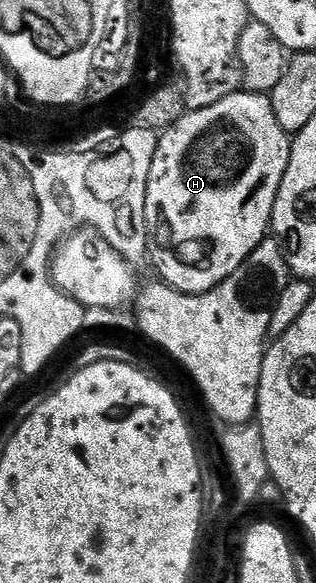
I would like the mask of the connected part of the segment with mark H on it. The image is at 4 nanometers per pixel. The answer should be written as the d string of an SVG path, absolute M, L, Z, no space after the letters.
M237 91L226 95L226 99L218 99L218 103L214 103L210 107L202 107L201 109L194 109L185 112L183 117L179 117L170 128L163 130L159 134L159 141L157 143L157 153L154 155L153 166L150 167L149 185L146 187L146 203L145 203L145 219L146 227L148 228L148 252L147 256L152 257L152 265L157 269L159 280L168 285L172 289L177 289L180 293L209 293L214 287L218 287L218 283L222 283L234 271L238 271L238 267L242 267L242 263L250 256L259 245L265 241L269 236L270 226L272 224L272 212L274 211L274 203L278 199L278 187L282 183L282 179L286 175L286 167L290 163L290 151L292 150L292 137L285 129L278 123L278 119L272 110L271 100L262 93L250 93L247 91Z

